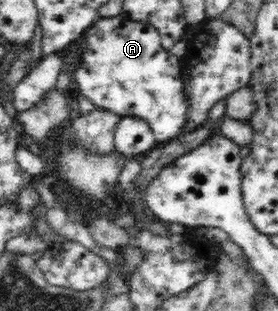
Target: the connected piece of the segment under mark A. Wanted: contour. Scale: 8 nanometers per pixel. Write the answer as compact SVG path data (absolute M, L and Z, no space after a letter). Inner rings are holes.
M103 18L83 36L83 66L75 72L77 86L96 107L148 122L157 142L169 142L185 132L189 104L181 59L161 45L160 32L150 23Z

